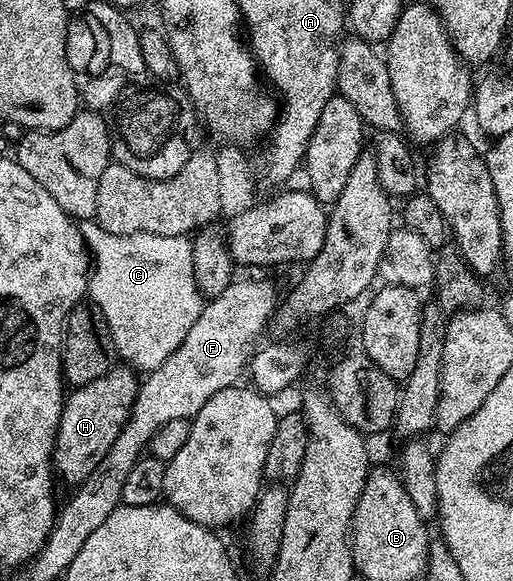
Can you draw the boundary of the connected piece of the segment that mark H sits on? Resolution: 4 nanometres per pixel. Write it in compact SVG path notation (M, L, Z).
M111 367L104 376L87 385L71 388L63 400L58 434L54 440L52 469L70 487L81 485L88 475L92 475L92 471L96 471L96 467L100 467L100 459L108 455L112 443L116 443L120 431L126 426L126 420L130 418L140 377L133 368L121 368Z

